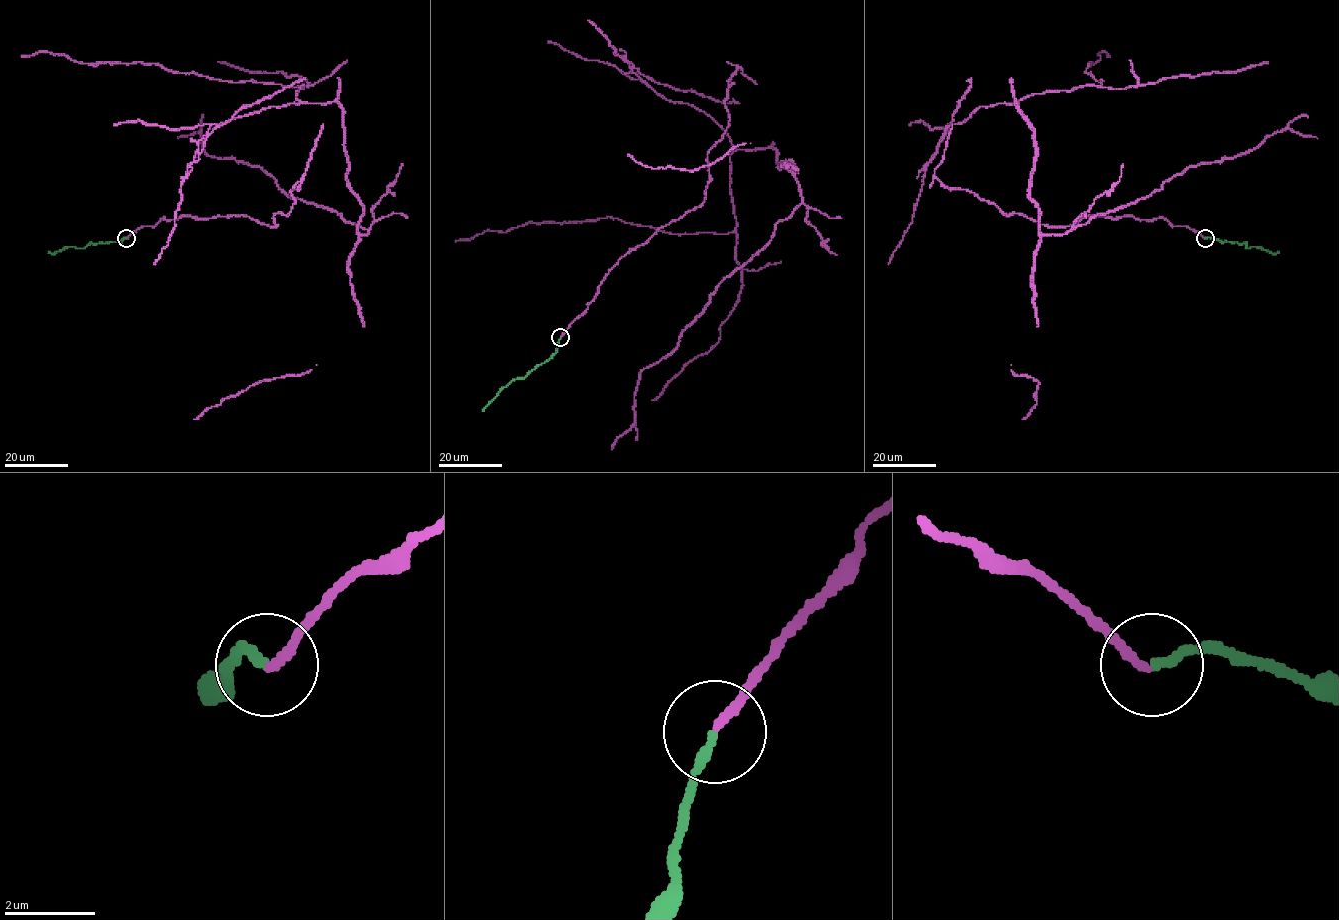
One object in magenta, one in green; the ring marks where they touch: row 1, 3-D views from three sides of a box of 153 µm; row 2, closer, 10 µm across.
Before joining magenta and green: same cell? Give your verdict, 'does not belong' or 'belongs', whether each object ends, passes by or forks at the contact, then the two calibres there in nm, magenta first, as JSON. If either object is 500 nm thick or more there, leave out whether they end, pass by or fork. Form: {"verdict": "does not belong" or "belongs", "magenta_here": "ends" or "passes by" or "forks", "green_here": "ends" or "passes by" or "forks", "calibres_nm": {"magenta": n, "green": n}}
{"verdict": "belongs", "magenta_here": "ends", "green_here": "ends", "calibres_nm": {"magenta": 190, "green": 220}}

